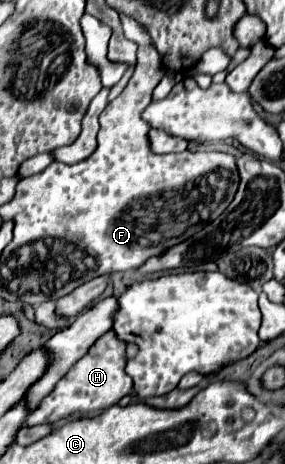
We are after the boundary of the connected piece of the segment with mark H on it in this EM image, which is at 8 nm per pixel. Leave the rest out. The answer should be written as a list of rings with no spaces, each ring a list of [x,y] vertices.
[[[110,329],[106,331],[92,347],[90,351],[56,383],[52,393],[42,399],[38,409],[28,415],[28,425],[38,423],[54,423],[68,415],[78,413],[90,413],[90,411],[102,411],[112,405],[116,405],[124,395],[132,391],[132,379],[124,371],[126,367],[126,343],[118,339],[118,335]]]

